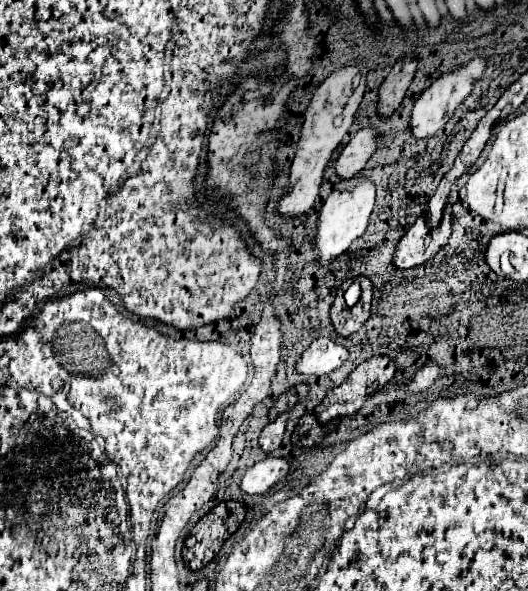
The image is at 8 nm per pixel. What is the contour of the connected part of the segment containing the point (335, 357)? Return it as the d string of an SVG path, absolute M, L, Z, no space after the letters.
M317 337L297 361L295 369L303 375L327 375L341 367L347 359L347 349L333 343L329 337Z

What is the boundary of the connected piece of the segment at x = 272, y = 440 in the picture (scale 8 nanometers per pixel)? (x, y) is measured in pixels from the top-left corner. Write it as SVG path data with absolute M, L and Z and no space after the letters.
M283 413L283 415L279 415L275 421L271 421L271 423L261 431L261 435L259 435L259 445L261 445L261 449L263 449L265 453L271 453L271 451L275 451L275 449L281 445L287 419L289 419L289 415Z

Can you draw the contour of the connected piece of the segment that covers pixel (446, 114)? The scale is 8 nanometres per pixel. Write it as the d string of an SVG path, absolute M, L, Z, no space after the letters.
M475 57L473 61L469 61L467 65L459 67L457 71L453 73L447 73L443 77L439 77L437 81L433 81L433 85L429 89L425 89L417 101L413 103L413 109L411 109L411 121L409 121L409 129L411 129L411 135L415 139L427 139L431 135L435 135L439 129L443 129L443 125L451 119L455 107L471 93L475 81L481 79L485 71L485 59L483 57Z

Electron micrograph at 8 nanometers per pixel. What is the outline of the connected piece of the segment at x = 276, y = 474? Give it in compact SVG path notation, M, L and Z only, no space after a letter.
M265 457L245 471L241 479L241 491L247 495L263 495L273 489L289 473L289 461L283 457Z

